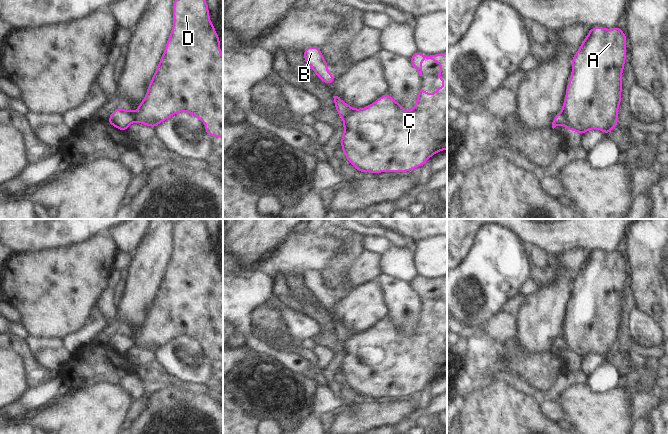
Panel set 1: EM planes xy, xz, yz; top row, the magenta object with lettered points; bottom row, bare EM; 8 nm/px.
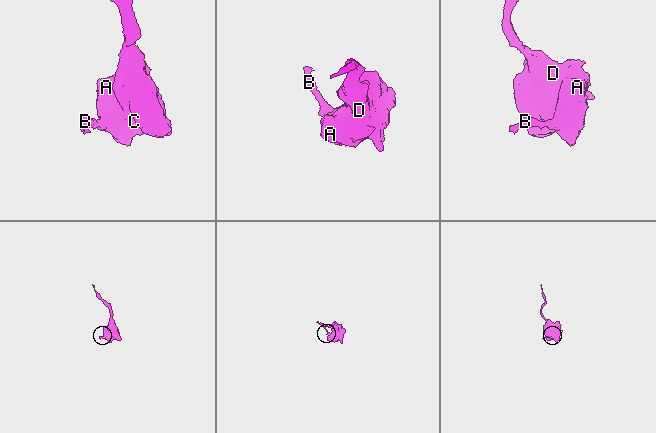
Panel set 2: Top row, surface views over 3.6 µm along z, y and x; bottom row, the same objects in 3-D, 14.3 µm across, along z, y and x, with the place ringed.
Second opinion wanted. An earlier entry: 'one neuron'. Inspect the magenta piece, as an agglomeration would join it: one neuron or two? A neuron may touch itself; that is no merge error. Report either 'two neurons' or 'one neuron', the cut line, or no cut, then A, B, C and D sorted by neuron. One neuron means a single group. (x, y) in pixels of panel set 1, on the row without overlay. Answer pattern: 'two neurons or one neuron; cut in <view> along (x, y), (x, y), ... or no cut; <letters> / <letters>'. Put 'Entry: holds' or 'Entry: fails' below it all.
two neurons; cut in yz along (560, 336), (567, 346), (567, 352); A C D / B
Entry: fails

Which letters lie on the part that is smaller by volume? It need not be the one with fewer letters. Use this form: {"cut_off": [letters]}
{"cut_off": ["B"]}

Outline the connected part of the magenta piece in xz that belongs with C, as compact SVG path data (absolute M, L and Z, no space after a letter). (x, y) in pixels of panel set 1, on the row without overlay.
M416 275L409 284L420 300L425 282L441 289L436 301L444 305L443 311L437 311L433 318L419 312L416 329L409 336L405 336L404 331L387 316L368 330L353 333L343 343L344 357L340 369L348 387L358 396L412 395L423 390L437 376L447 373L447 276L427 280Z

